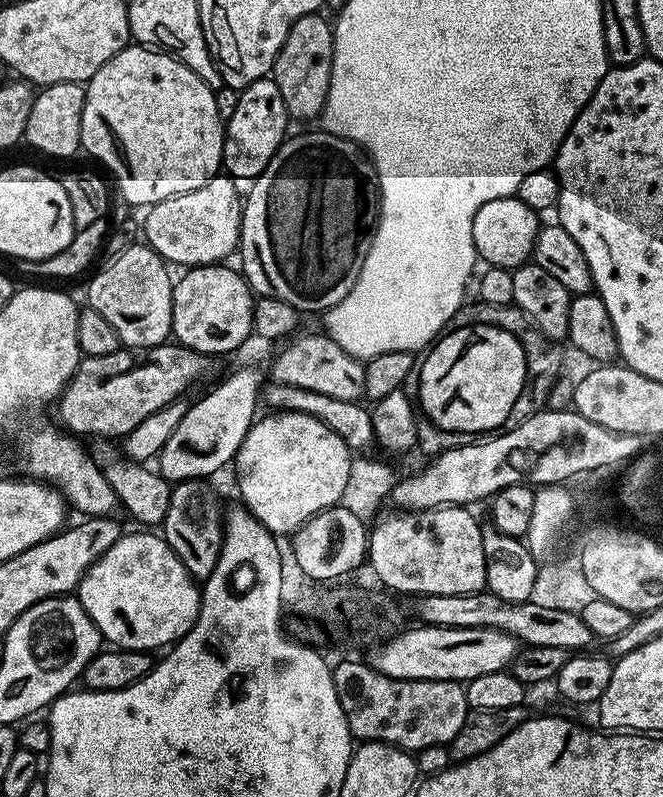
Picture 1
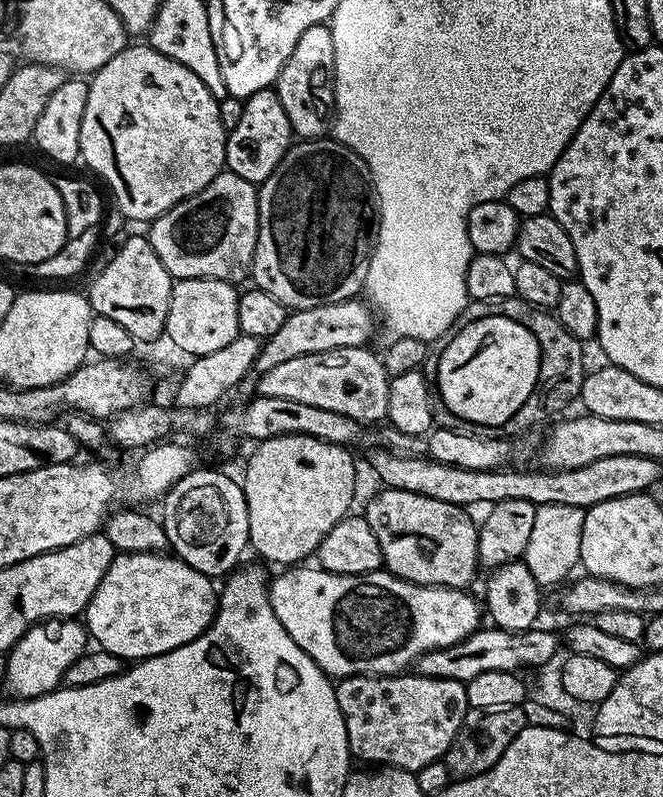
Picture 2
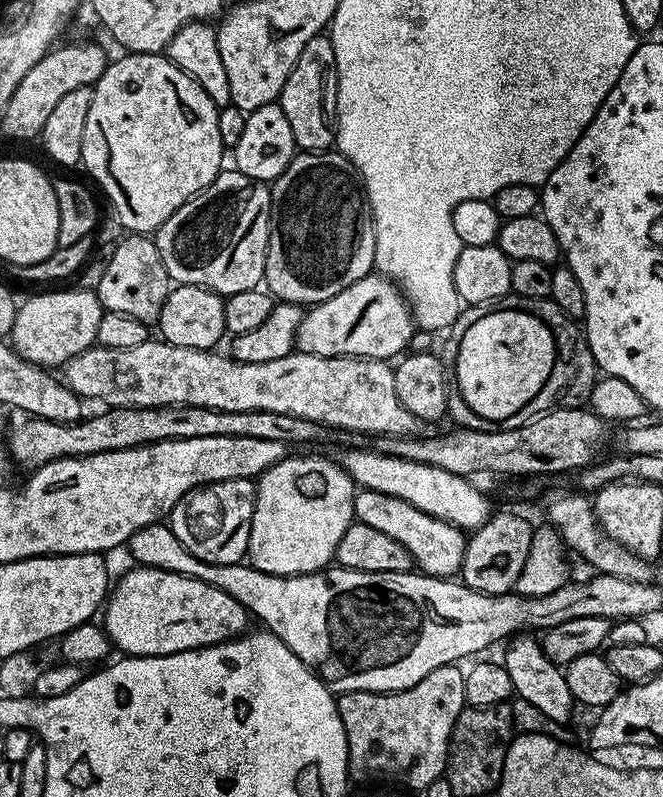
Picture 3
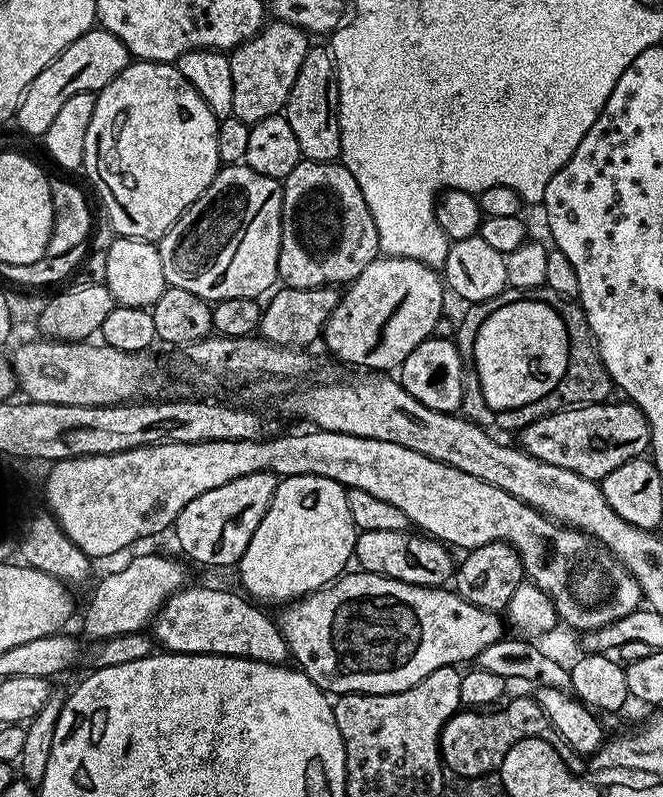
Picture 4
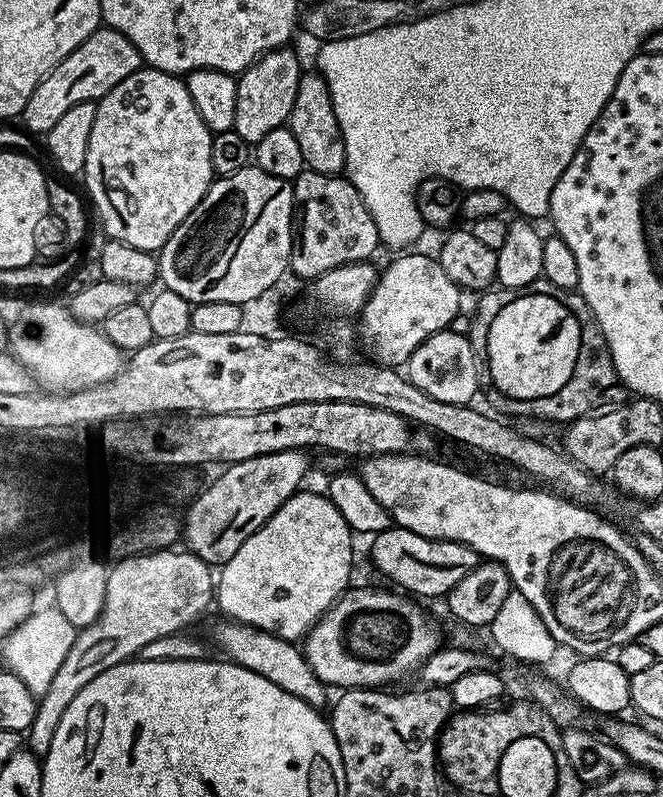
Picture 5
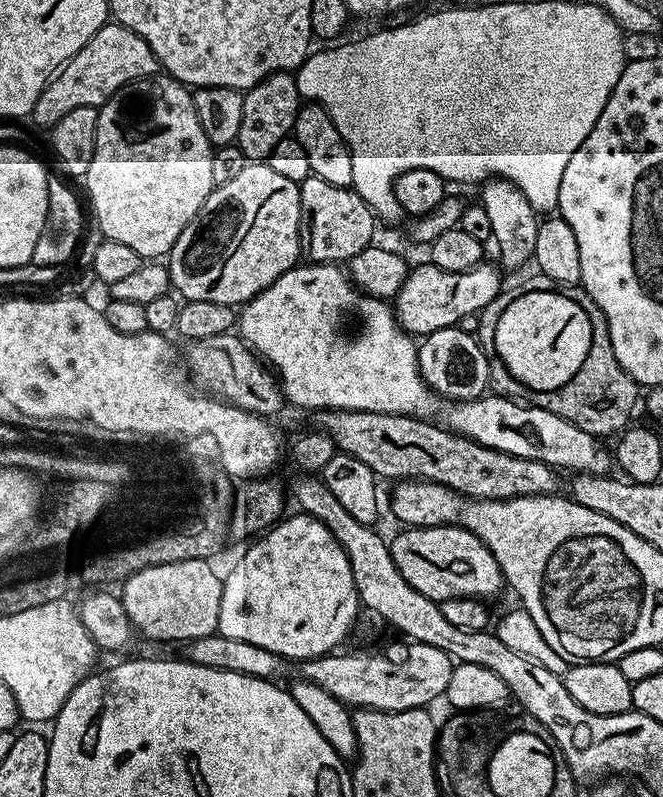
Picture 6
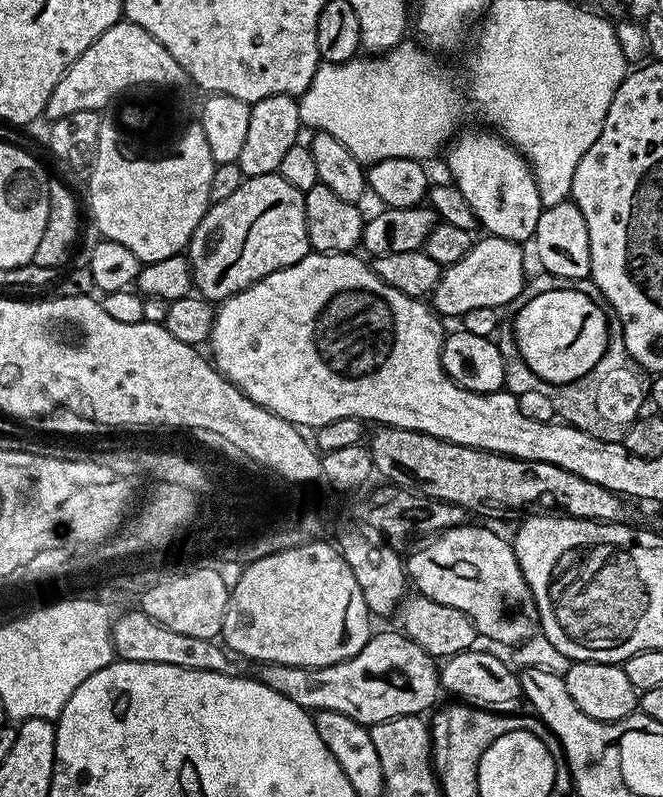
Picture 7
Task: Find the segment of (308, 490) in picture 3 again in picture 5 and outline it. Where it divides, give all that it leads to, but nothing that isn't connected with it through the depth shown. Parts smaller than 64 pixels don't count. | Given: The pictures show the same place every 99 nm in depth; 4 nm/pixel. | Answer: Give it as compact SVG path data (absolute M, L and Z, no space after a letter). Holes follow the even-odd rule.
M298 491L257 532L250 534L250 538L246 538L246 542L242 542L242 546L238 549L238 554L234 554L234 558L227 560L219 569L218 579L214 584L215 603L218 608L220 604L221 610L224 611L223 615L229 620L236 620L239 624L245 624L246 626L254 626L258 630L266 630L283 640L303 641L304 637L308 635L308 631L330 611L332 605L344 595L349 587L350 581L348 579L352 576L352 539L354 539L352 528L347 524L342 514L338 512L338 507L334 506L334 502L331 501L327 494L323 491Z

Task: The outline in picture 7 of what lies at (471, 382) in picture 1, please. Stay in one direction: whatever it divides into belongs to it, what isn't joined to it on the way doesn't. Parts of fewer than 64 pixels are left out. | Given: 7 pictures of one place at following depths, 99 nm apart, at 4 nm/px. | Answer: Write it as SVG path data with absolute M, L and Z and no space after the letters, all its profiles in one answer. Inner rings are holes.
M556 287L560 288L548 288L545 292L530 297L528 301L525 299L519 305L521 306L520 313L516 316L516 348L520 351L525 366L536 375L537 381L545 380L551 384L573 384L575 380L580 380L586 374L590 374L594 366L598 366L598 358L605 353L608 346L610 316L603 307L600 309L586 293L579 292L576 289L579 287Z

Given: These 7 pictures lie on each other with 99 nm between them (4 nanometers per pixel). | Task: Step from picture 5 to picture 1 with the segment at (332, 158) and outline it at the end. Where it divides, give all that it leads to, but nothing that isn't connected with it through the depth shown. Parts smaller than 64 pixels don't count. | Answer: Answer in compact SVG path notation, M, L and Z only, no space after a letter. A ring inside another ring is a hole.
M313 14L298 18L294 26L290 26L290 34L286 34L286 42L282 42L282 50L274 62L270 73L275 80L279 92L282 94L282 102L286 102L286 110L293 121L312 120L323 117L326 98L330 90L330 74L334 62L334 28L324 17L324 14Z

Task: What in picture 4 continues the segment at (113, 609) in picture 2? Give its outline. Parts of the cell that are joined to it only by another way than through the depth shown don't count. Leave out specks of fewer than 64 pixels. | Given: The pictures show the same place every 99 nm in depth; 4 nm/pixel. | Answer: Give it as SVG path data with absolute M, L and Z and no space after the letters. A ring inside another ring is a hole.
M181 588L161 606L150 625L155 643L165 644L168 647L165 649L172 654L237 656L267 664L284 664L290 653L279 623L273 617L271 620L263 607L236 592L223 592L220 588Z

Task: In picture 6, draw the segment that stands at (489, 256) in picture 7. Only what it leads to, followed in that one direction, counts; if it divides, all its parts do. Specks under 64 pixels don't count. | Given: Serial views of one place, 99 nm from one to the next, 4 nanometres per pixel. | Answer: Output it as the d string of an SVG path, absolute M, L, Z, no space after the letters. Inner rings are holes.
M431 262L420 264L417 268L415 265L409 271L402 290L394 298L394 311L401 328L413 337L423 338L443 328L459 325L466 314L479 314L501 295L501 269L495 263L488 263L482 262L465 272L442 270Z

